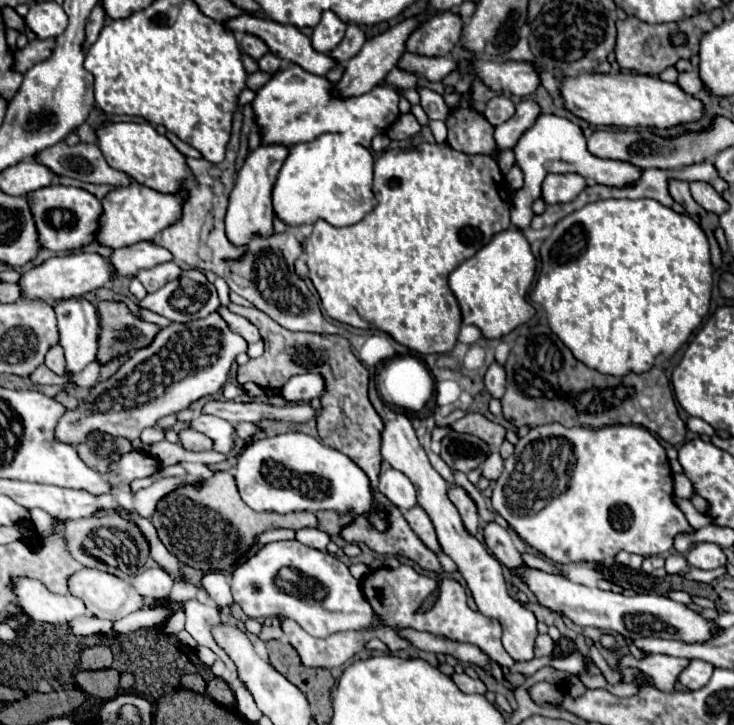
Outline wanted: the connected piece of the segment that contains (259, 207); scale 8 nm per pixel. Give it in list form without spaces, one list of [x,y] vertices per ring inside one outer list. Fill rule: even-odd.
[[[258,145],[250,155],[246,157],[242,169],[238,171],[236,187],[230,193],[230,205],[226,213],[226,235],[234,245],[244,245],[252,239],[252,235],[268,235],[272,233],[272,187],[276,183],[276,175],[280,167],[284,165],[286,157],[290,153],[288,145]]]

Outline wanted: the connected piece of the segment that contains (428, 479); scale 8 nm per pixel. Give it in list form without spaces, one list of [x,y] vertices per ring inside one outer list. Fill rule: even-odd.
[[[394,413],[392,419],[384,421],[384,429],[382,429],[382,447],[380,447],[382,459],[388,461],[394,469],[402,471],[414,485],[416,493],[418,493],[418,505],[428,513],[428,517],[434,523],[436,535],[438,535],[438,543],[442,547],[442,551],[458,565],[460,575],[466,579],[474,601],[478,605],[478,611],[490,619],[498,619],[502,625],[502,645],[504,649],[510,653],[510,657],[514,661],[528,661],[534,657],[534,639],[536,639],[536,617],[522,607],[522,603],[518,603],[516,599],[512,599],[508,595],[508,585],[504,581],[502,575],[502,565],[498,559],[494,559],[486,547],[466,531],[458,509],[454,507],[454,503],[448,499],[448,483],[432,469],[424,447],[420,445],[414,427],[410,423],[410,419],[402,413]]]

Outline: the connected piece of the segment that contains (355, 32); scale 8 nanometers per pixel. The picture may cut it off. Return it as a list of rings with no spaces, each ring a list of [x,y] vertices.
[[[348,25],[348,29],[346,29],[346,35],[344,35],[344,39],[342,39],[342,43],[330,53],[336,61],[348,61],[348,59],[352,59],[360,49],[362,49],[362,45],[364,45],[364,41],[366,41],[366,37],[364,37],[364,33],[362,33],[362,29],[358,27],[358,25]]]

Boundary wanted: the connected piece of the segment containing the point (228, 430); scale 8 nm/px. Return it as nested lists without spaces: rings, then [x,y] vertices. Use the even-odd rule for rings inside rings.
[[[196,415],[192,419],[192,427],[214,441],[214,445],[212,445],[214,451],[226,455],[234,449],[236,435],[234,435],[234,425],[230,421],[224,421],[220,417],[212,417],[212,415]]]

